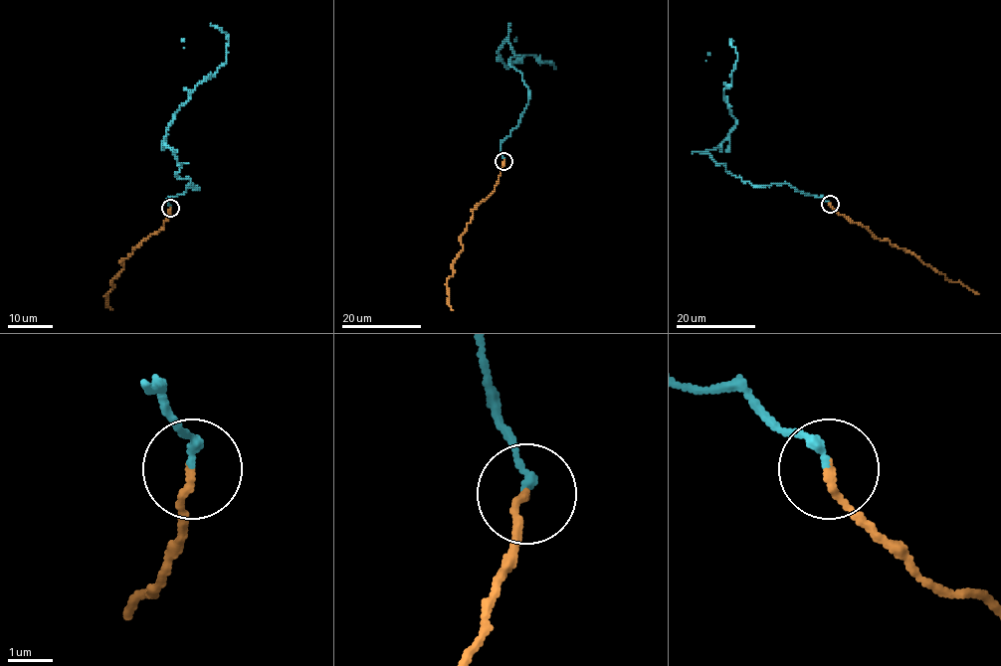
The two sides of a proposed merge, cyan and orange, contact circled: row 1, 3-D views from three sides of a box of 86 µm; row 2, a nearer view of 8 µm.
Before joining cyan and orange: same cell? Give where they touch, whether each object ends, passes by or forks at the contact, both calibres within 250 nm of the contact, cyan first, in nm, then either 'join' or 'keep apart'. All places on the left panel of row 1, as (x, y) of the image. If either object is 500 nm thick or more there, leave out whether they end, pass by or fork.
place (170, 208); cyan ends; orange ends; calibres 190 and 170 nm; join

